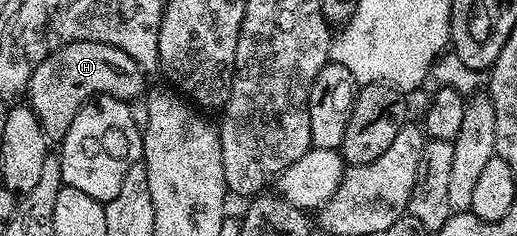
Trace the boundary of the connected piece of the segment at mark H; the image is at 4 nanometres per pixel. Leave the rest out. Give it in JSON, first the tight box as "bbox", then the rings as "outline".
{"bbox":[27,42,146,140],"outline":[[[71,42],[48,54],[28,81],[27,105],[36,114],[48,140],[62,140],[74,120],[74,116],[94,97],[108,94],[111,98],[136,100],[145,93],[146,71],[122,48],[114,48],[101,42]]]}

